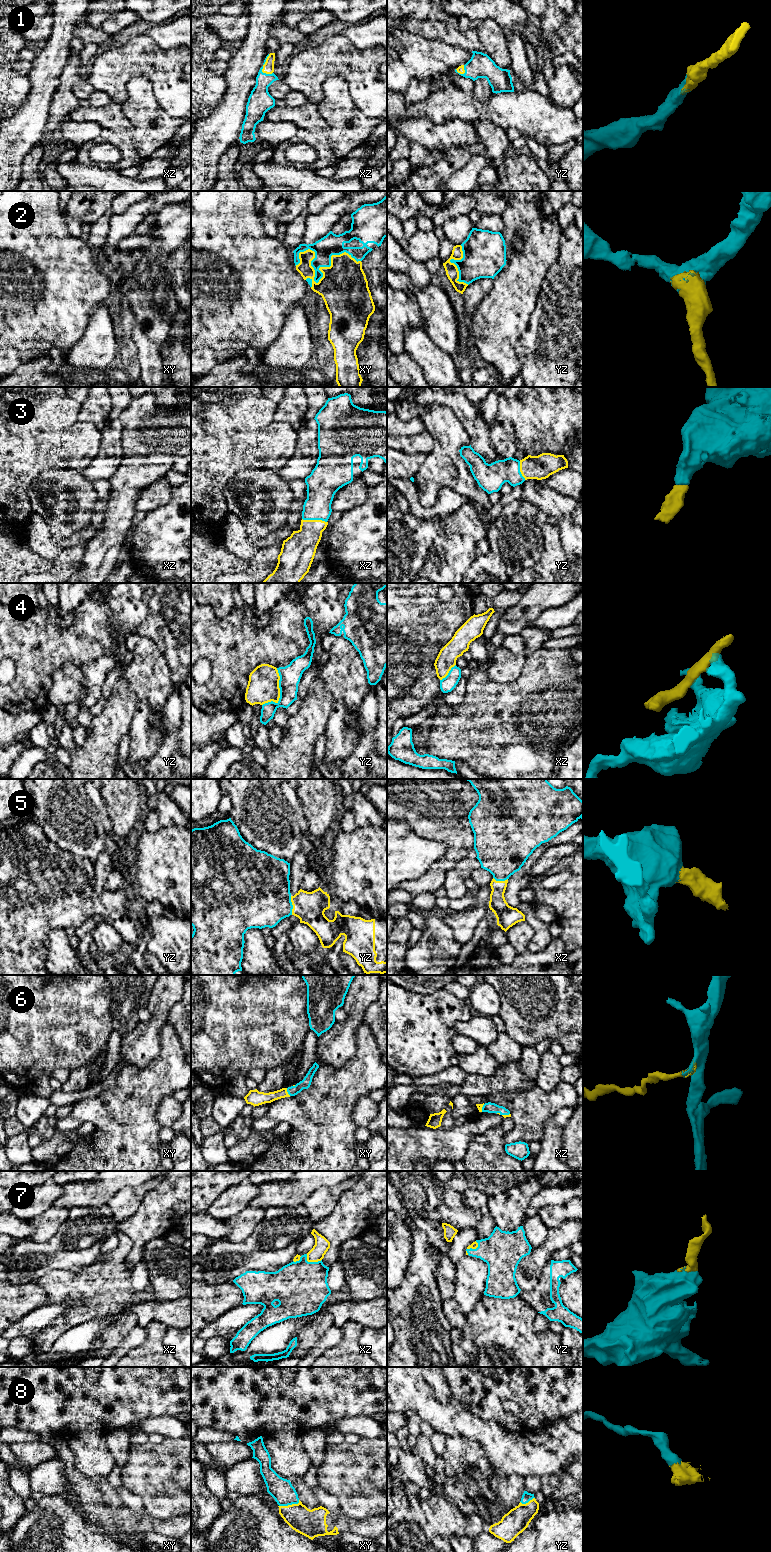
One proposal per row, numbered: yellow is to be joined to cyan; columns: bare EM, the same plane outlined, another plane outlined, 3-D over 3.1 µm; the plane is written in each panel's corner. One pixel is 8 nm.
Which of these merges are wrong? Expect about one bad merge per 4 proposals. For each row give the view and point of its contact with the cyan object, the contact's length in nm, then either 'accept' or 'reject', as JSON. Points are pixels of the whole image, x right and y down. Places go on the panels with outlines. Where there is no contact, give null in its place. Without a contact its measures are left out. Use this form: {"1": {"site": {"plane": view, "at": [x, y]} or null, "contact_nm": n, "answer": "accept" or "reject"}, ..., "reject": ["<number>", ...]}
{"1": {"site": {"plane": "xz", "at": [263, 64]}, "contact_nm": 170, "answer": "accept"}, "2": {"site": {"plane": "xy", "at": [319, 279]}, "contact_nm": 550, "answer": "accept"}, "3": {"site": {"plane": "xz", "at": [314, 519]}, "contact_nm": 200, "answer": "accept"}, "4": {"site": {"plane": "yz", "at": [280, 692]}, "contact_nm": 320, "answer": "reject"}, "5": {"site": {"plane": "yz", "at": [292, 905]}, "contact_nm": 150, "answer": "accept"}, "6": {"site": {"plane": "xy", "at": [287, 1091]}, "contact_nm": 70, "answer": "accept"}, "7": {"site": {"plane": "xz", "at": [311, 1262]}, "contact_nm": 140, "answer": "accept"}, "8": {"site": {"plane": "xy", "at": [289, 1504]}, "contact_nm": 180, "answer": "accept"}, "reject": ["4"]}

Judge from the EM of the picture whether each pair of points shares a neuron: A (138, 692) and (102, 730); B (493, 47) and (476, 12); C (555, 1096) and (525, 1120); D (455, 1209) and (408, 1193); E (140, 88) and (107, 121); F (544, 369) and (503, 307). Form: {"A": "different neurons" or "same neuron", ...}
{"A": "same neuron", "B": "different neurons", "C": "same neuron", "D": "same neuron", "E": "different neurons", "F": "different neurons"}

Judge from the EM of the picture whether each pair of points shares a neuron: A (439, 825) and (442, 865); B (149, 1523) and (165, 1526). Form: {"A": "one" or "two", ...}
{"A": "one", "B": "one"}

